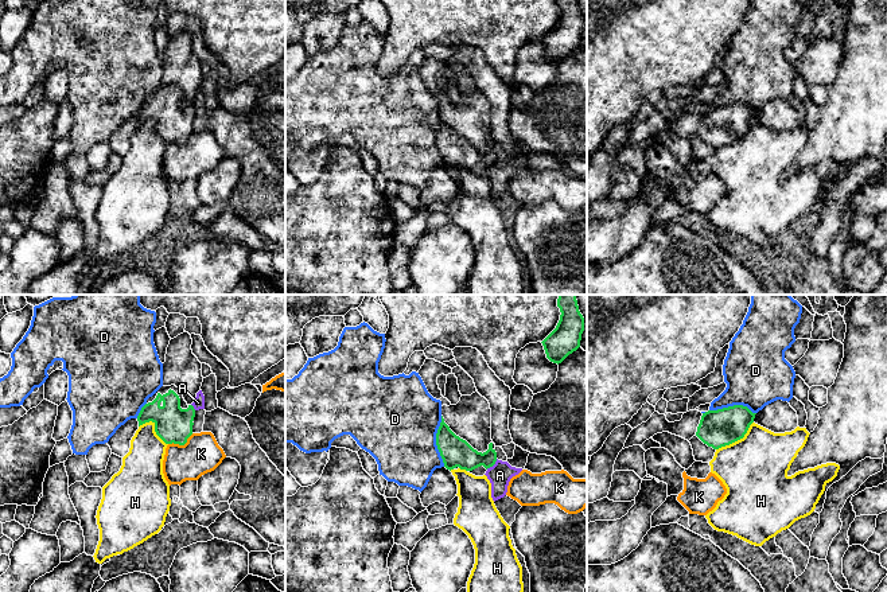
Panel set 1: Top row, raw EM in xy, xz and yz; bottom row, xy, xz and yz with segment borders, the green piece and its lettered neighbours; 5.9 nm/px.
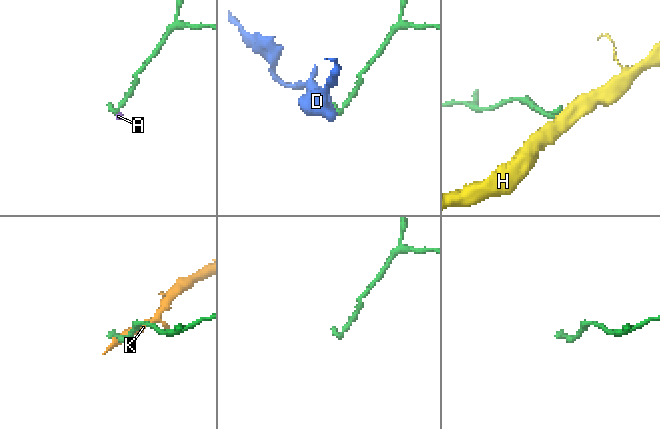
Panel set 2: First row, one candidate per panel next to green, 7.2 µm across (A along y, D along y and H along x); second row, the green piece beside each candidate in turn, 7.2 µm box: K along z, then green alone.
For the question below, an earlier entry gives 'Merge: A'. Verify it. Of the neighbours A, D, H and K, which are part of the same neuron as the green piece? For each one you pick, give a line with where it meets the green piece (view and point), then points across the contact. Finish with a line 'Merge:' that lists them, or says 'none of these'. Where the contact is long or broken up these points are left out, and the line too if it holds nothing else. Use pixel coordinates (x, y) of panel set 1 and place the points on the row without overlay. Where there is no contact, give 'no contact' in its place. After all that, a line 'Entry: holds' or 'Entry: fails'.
Merge: none of these
Entry: fails

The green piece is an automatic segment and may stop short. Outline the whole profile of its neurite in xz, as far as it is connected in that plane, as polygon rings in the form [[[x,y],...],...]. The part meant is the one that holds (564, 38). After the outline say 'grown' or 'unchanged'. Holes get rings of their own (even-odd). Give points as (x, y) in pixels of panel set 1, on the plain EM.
[[[557,0],[557,5],[561,11],[560,19],[541,42],[546,57],[559,63],[580,46],[584,16],[579,9],[577,0]]]; unchanged

